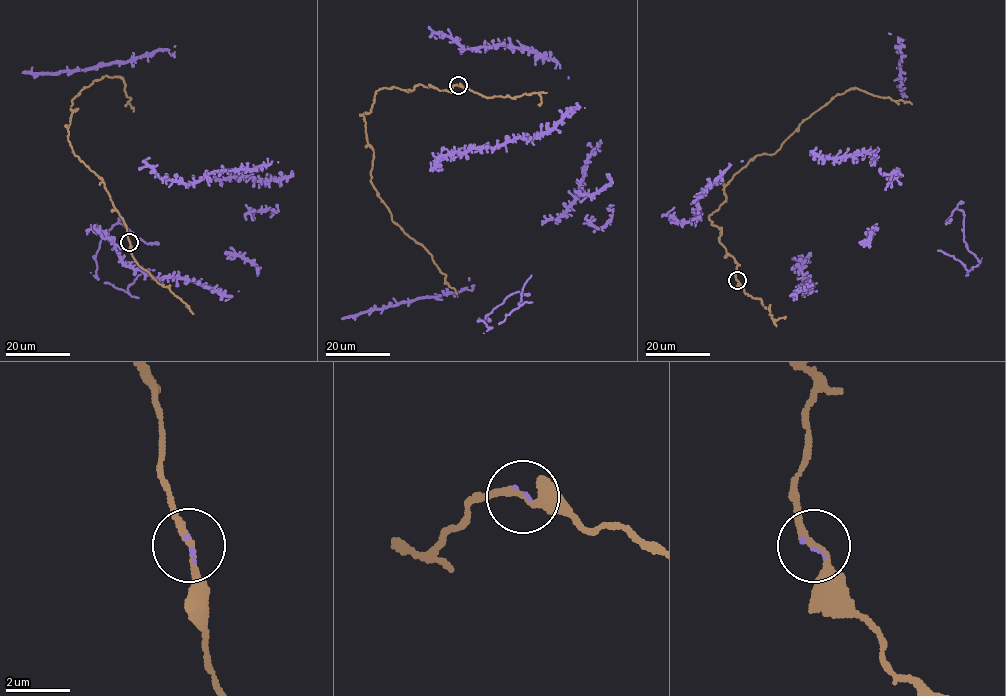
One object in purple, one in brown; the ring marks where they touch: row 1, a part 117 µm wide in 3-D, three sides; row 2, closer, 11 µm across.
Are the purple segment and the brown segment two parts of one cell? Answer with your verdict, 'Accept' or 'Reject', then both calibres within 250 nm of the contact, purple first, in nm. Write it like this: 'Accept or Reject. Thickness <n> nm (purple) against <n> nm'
Accept. Thickness 70 nm (purple) against 190 nm

